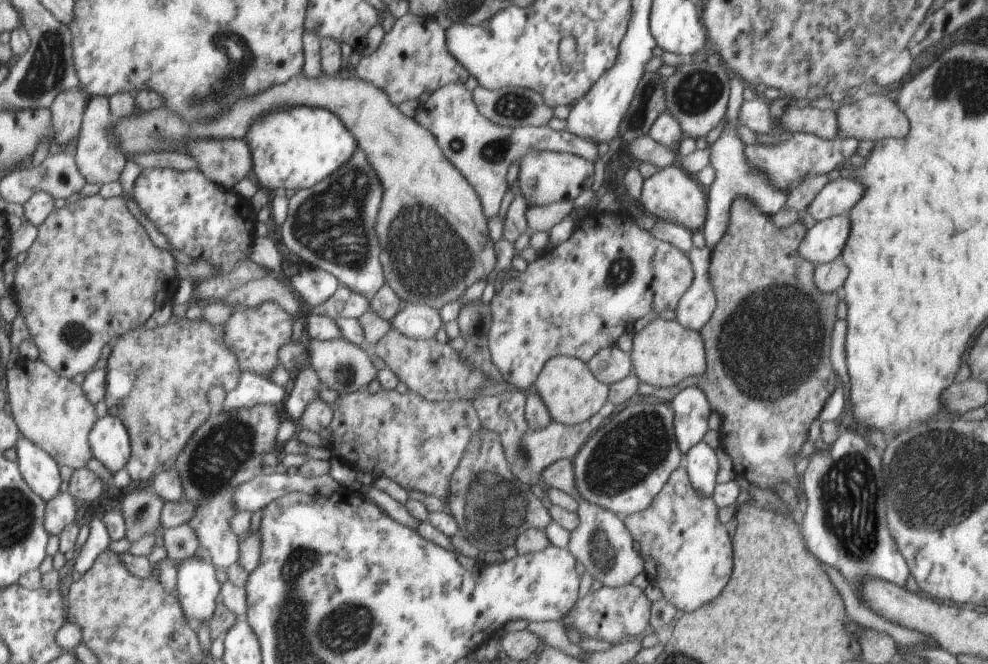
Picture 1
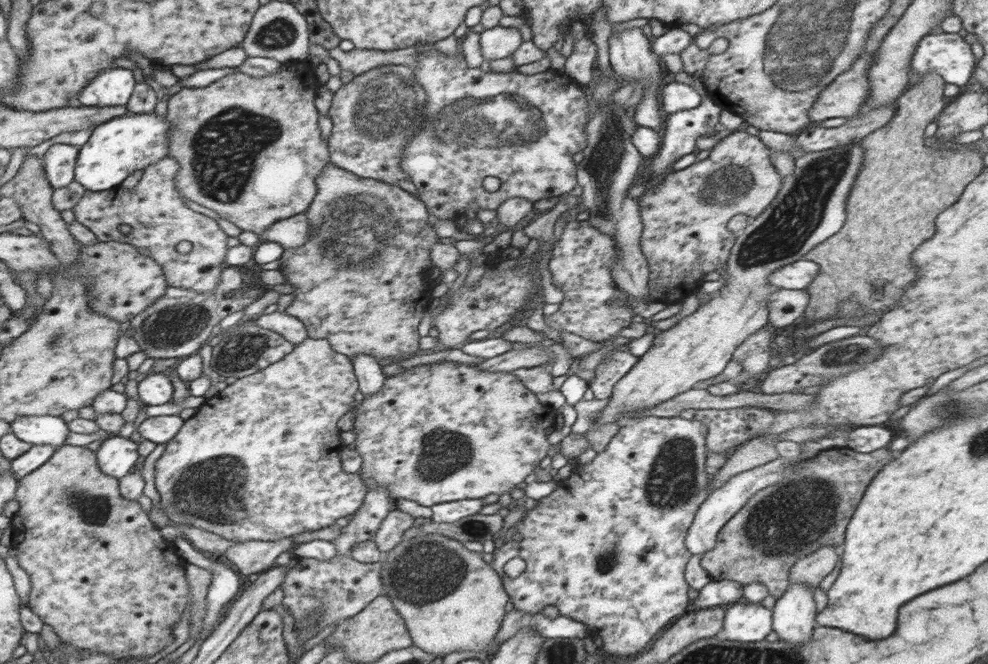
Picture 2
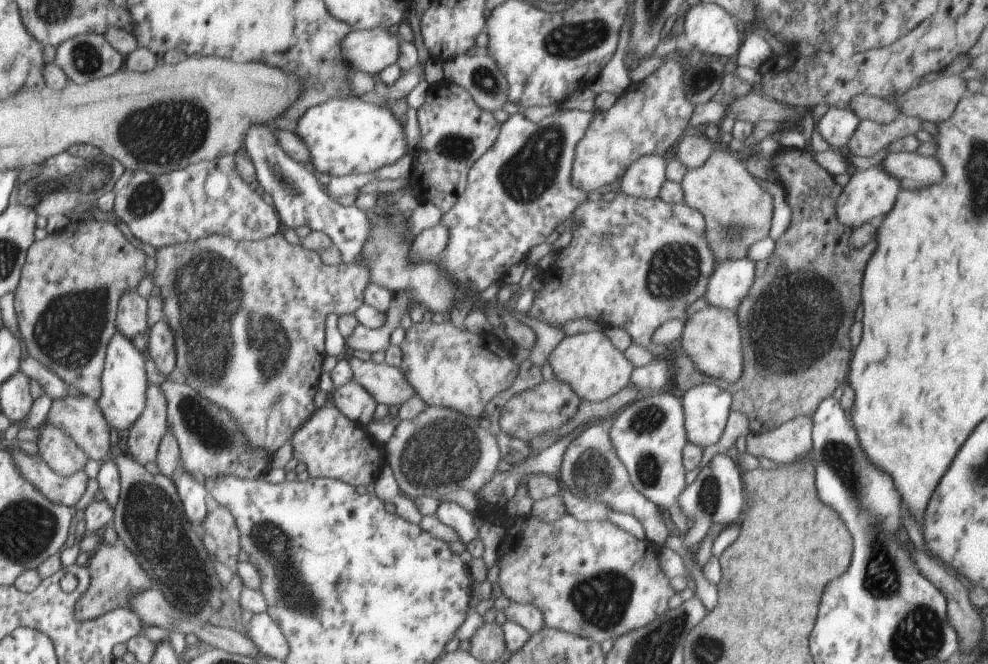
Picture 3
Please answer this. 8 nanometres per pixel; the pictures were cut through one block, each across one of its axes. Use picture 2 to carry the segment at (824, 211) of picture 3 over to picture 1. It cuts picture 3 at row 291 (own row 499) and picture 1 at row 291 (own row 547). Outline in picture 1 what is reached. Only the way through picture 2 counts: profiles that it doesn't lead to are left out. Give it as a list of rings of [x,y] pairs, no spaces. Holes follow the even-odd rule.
[[[748,196],[734,200],[728,230],[712,250],[708,268],[716,309],[710,322],[699,331],[706,352],[706,370],[702,376],[686,378],[671,387],[700,388],[711,410],[720,414],[720,443],[731,459],[736,477],[744,478],[760,490],[775,491],[778,484],[786,482],[786,486],[796,490],[800,502],[796,510],[801,511],[804,492],[802,477],[795,470],[799,460],[794,456],[800,454],[812,422],[818,418],[839,380],[828,362],[828,338],[832,338],[839,300],[836,293],[819,294],[814,286],[816,267],[799,254],[806,232],[802,221],[796,221],[787,229],[774,226],[771,216],[762,214]]]

